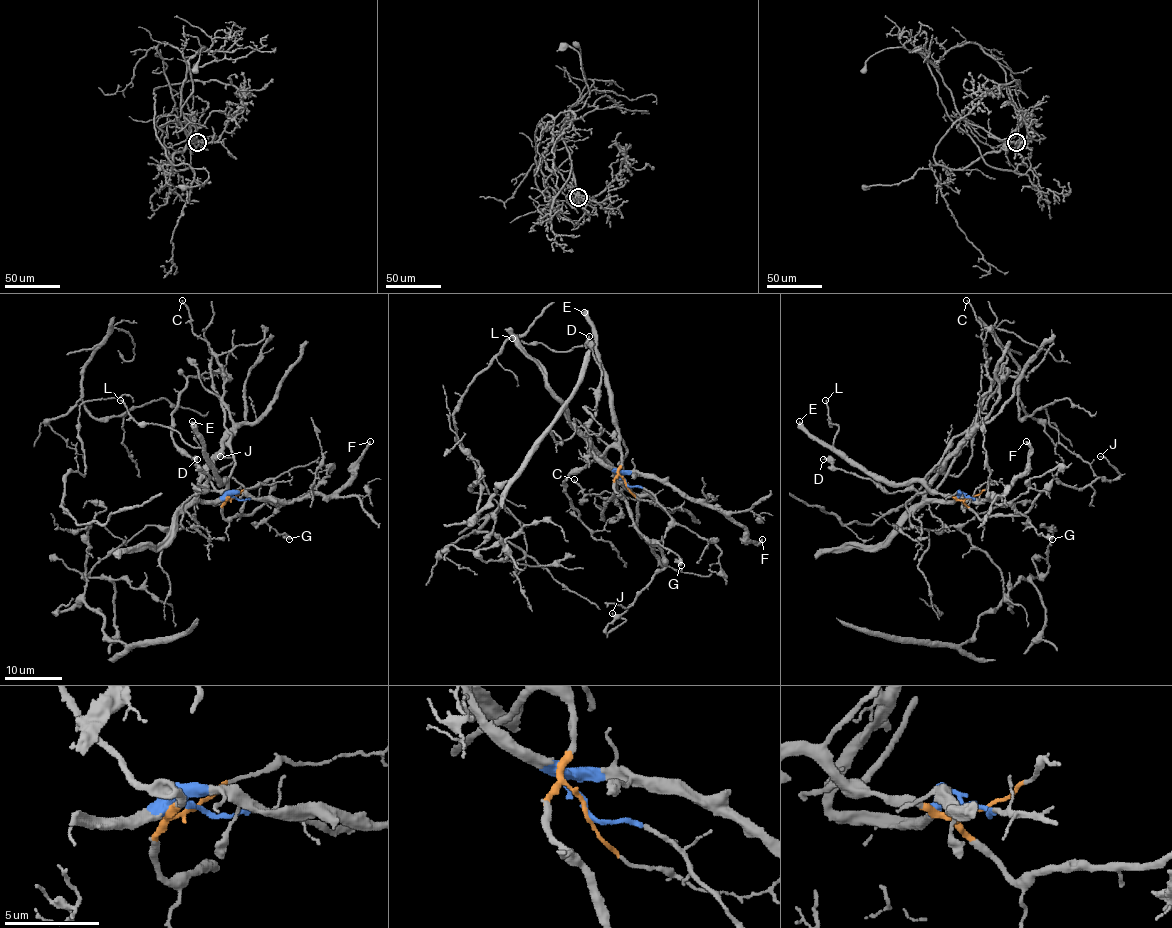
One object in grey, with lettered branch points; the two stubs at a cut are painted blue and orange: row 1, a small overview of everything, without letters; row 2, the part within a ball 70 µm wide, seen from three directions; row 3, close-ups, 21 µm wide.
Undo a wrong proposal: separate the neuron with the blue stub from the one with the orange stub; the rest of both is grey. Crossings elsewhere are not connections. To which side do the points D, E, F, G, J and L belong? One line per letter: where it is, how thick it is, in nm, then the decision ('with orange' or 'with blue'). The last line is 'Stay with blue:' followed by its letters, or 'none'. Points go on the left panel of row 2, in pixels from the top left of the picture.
D: at (197, 459); 280 nm thick; with blue
E: at (192, 421); 550 nm thick; with orange
F: at (370, 441); 280 nm thick; with blue
G: at (289, 539); 360 nm thick; with blue
J: at (220, 456); 150 nm thick; with orange
L: at (120, 400); 170 nm thick; with orange
Stay with blue: D, F, G

